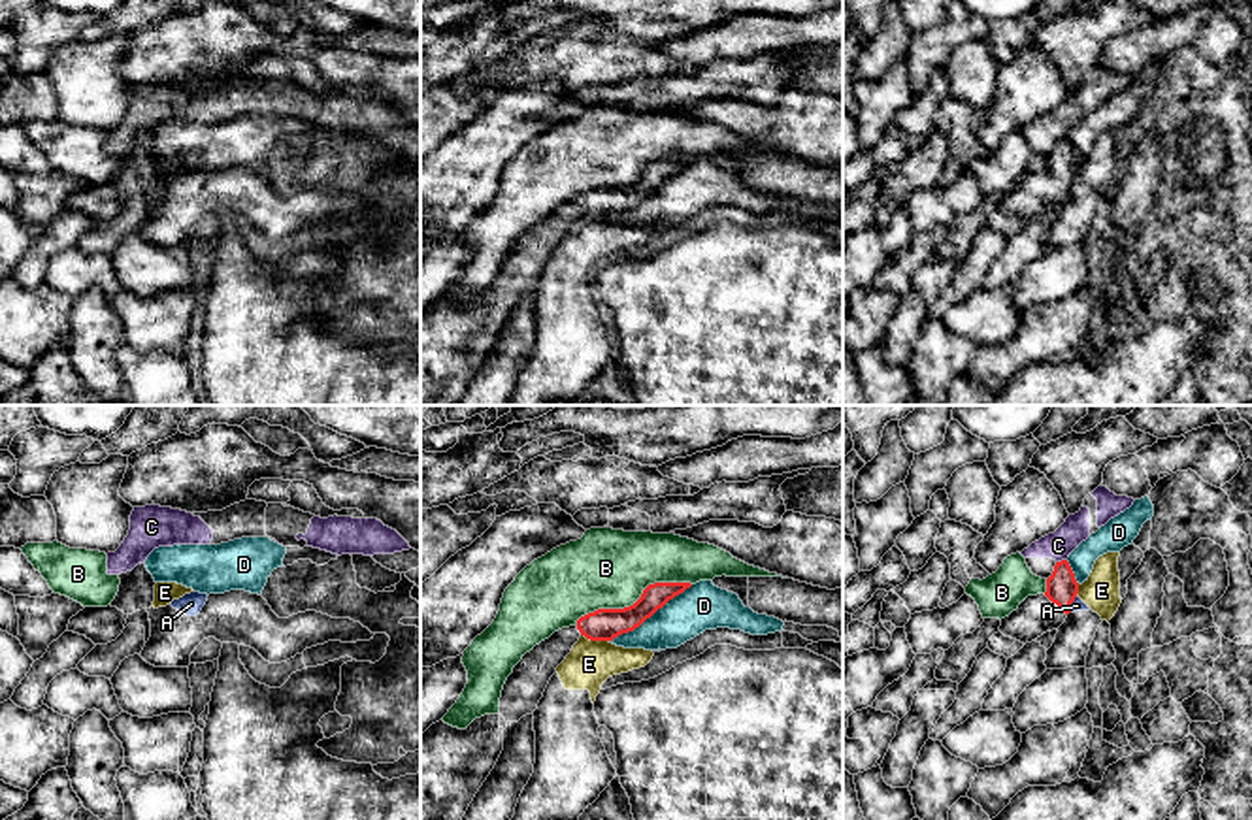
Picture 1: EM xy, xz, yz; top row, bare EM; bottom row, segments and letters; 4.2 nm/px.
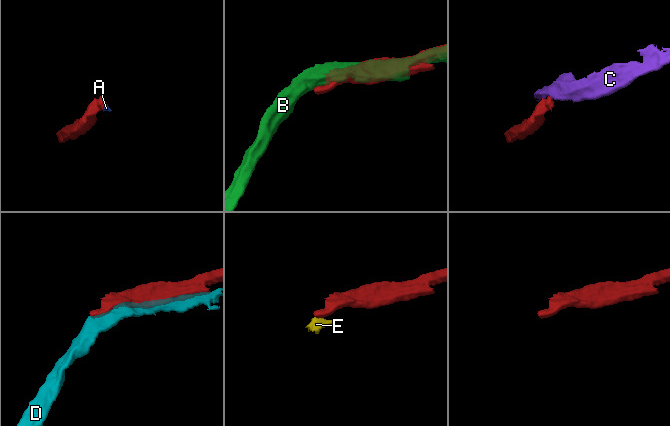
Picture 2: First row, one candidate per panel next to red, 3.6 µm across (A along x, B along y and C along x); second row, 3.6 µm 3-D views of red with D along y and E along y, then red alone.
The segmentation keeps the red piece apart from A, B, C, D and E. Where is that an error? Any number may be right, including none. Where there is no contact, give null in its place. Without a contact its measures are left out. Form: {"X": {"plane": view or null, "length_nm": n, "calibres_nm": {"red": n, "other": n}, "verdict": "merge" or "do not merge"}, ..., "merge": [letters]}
{"A": {"plane": "yz", "length_nm": 80, "calibres_nm": {"red": 140, "other": 50}, "verdict": "do not merge"}, "B": {"plane": "xz", "length_nm": 550, "calibres_nm": {"red": 140, "other": 340}, "verdict": "do not merge"}, "C": {"plane": "yz", "length_nm": 50, "calibres_nm": {"red": 140, "other": 120}, "verdict": "do not merge"}, "D": {"plane": "xz", "length_nm": 440, "calibres_nm": {"red": 140, "other": 200}, "verdict": "do not merge"}, "E": {"plane": "xz", "length_nm": 120, "calibres_nm": {"red": 140, "other": 200}, "verdict": "do not merge"}, "merge": []}

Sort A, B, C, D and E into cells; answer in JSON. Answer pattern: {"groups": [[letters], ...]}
{"groups": [["A", "E"], ["B"], ["C"], ["D"]]}

